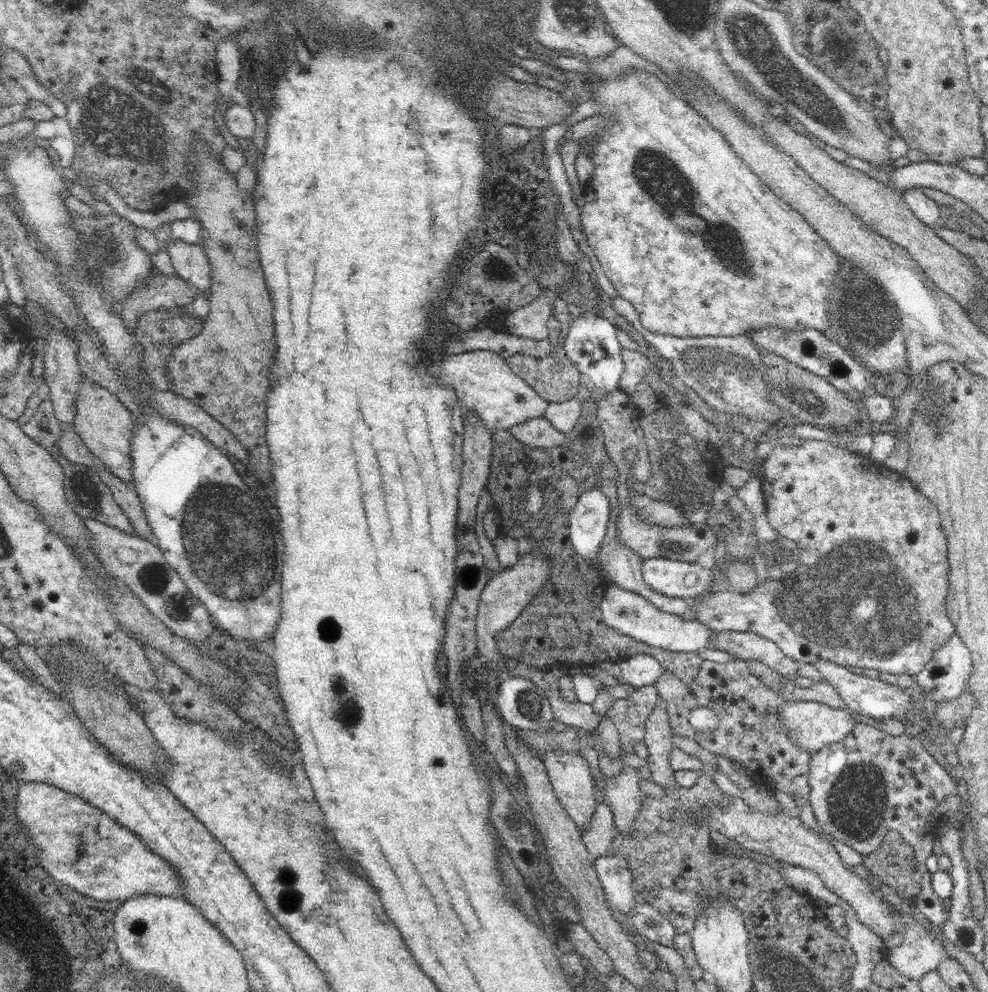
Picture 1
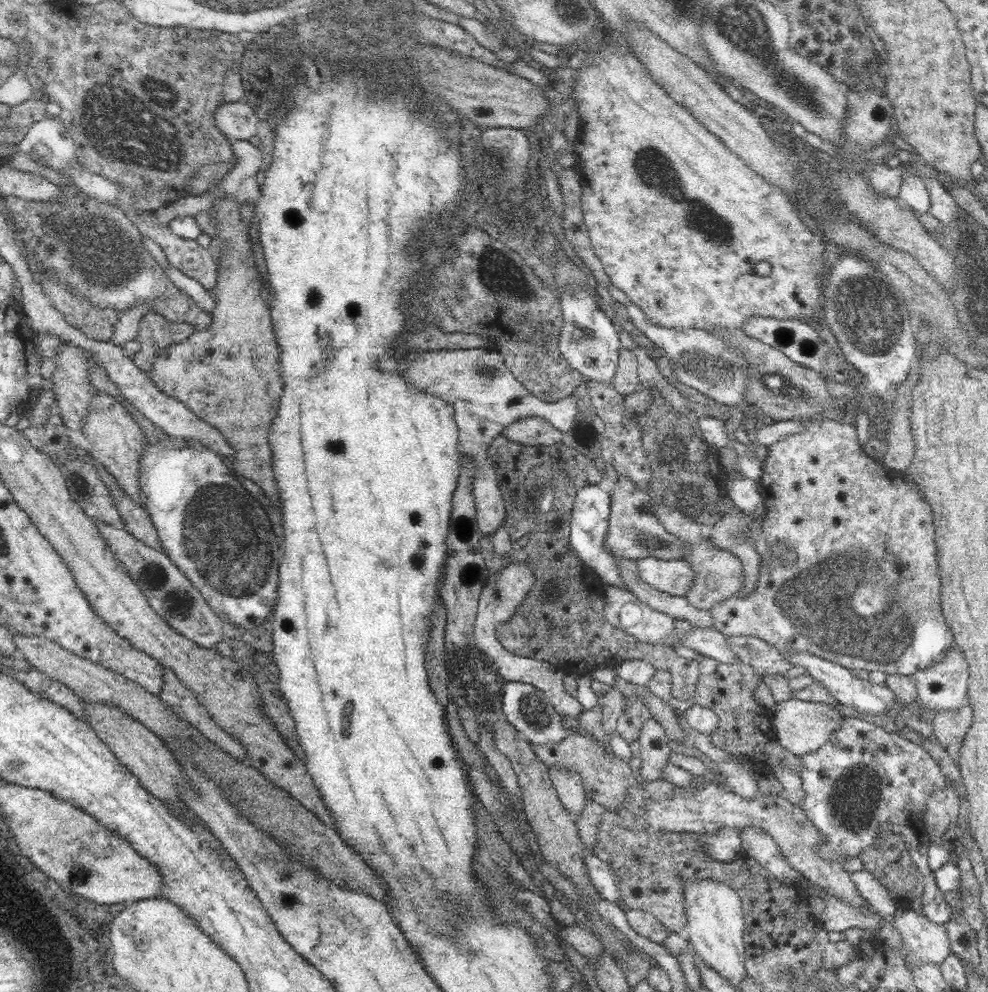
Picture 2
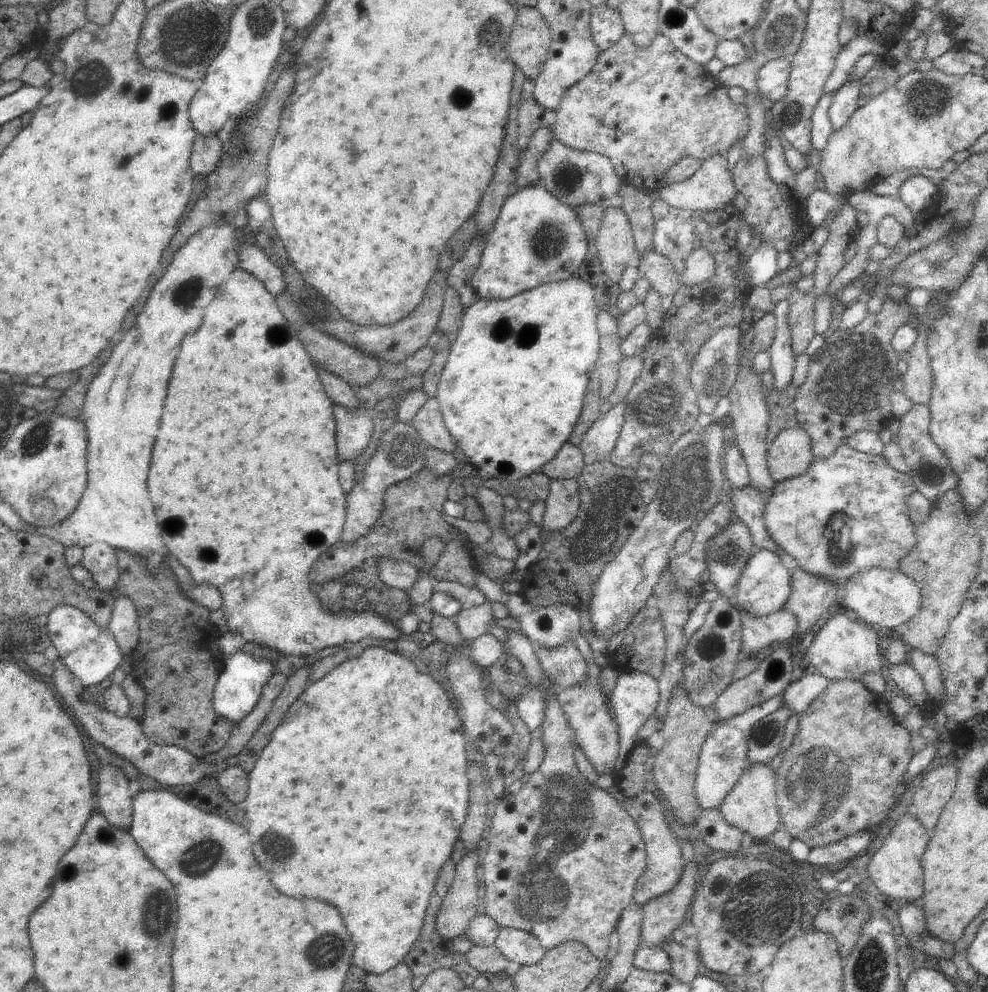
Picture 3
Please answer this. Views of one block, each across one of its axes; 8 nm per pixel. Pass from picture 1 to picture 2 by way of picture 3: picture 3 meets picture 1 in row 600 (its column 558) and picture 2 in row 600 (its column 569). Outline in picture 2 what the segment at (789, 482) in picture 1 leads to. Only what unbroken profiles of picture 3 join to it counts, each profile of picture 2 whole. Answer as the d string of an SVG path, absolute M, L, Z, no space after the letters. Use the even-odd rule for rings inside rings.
M828 416L820 418L808 418L804 420L804 426L800 432L782 436L778 442L774 442L768 448L768 458L764 462L762 470L762 482L760 482L760 494L764 498L764 506L768 510L764 524L762 524L762 536L766 542L768 552L762 556L762 574L756 590L748 596L728 598L720 604L716 604L710 612L714 614L714 630L722 632L726 638L738 638L738 636L756 636L764 640L766 644L778 648L782 654L786 650L798 650L800 654L814 654L822 660L844 664L844 668L860 670L880 670L886 674L910 674L914 676L920 670L932 668L946 660L948 652L954 648L954 636L946 624L946 618L942 614L942 594L940 594L940 572L938 572L938 560L936 560L936 526L934 526L934 514L932 506L918 498L918 494L910 488L910 484L904 480L900 472L894 472L892 468L880 466L874 458L868 456L866 450L858 444L858 432L854 422L850 424L838 424L836 420ZM794 550L796 558L788 560L788 552Z

